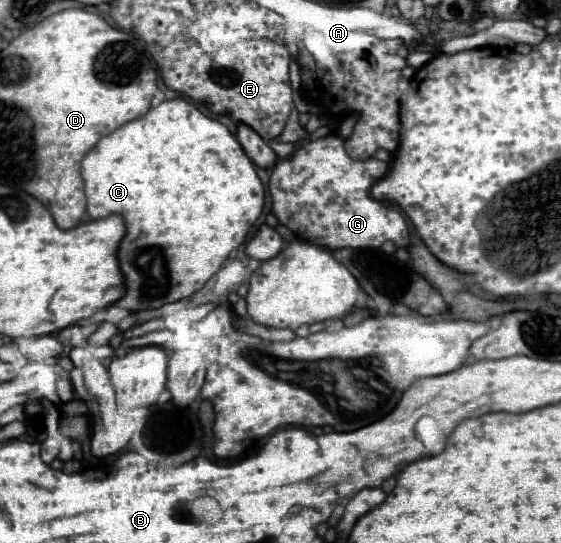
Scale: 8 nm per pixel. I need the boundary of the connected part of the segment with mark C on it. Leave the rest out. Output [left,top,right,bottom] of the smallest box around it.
[81,99,265,313]

